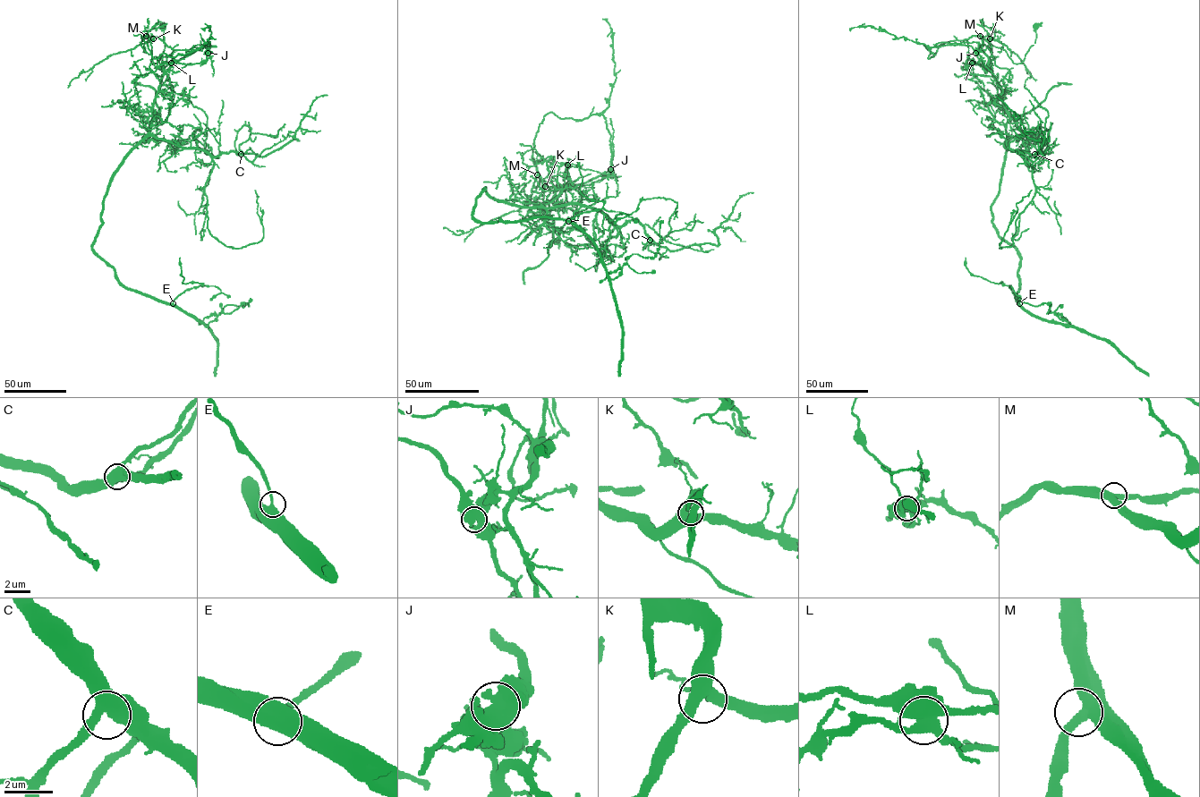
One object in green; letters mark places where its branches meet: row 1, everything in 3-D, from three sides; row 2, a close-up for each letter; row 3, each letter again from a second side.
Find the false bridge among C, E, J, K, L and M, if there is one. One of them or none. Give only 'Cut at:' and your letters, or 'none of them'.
Cut at: L

